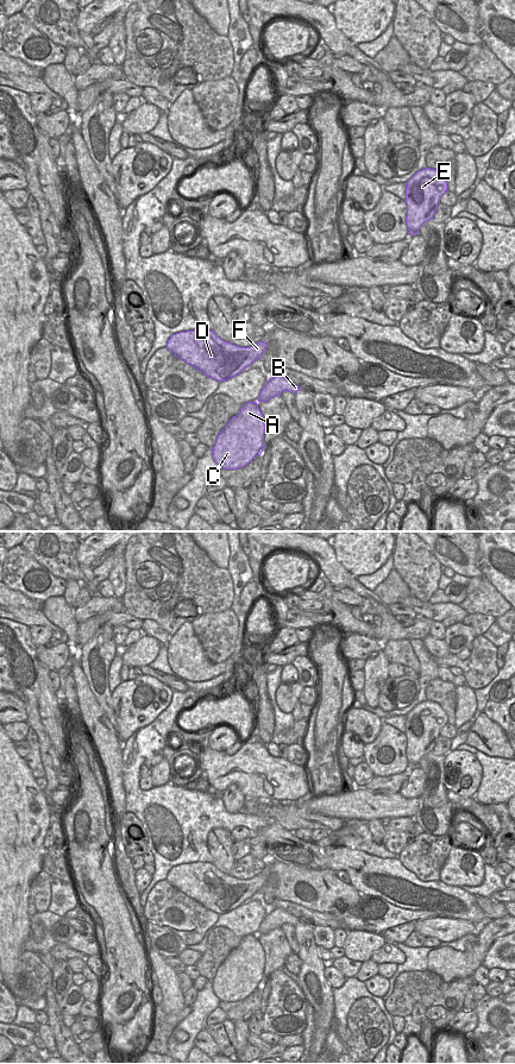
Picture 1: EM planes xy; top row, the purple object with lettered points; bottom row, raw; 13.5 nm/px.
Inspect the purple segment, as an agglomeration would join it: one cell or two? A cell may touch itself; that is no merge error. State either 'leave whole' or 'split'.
leave whole

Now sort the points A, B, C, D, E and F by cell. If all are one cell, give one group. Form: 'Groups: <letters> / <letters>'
Groups: A B C D E F

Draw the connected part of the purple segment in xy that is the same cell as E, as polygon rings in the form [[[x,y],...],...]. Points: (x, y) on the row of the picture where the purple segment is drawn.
[[[431,168],[417,171],[406,183],[407,216],[409,235],[417,234],[420,227],[433,219],[441,196],[447,191],[442,175]]]

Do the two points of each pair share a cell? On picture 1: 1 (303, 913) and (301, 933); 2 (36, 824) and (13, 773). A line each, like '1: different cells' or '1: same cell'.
1: different cells
2: same cell

